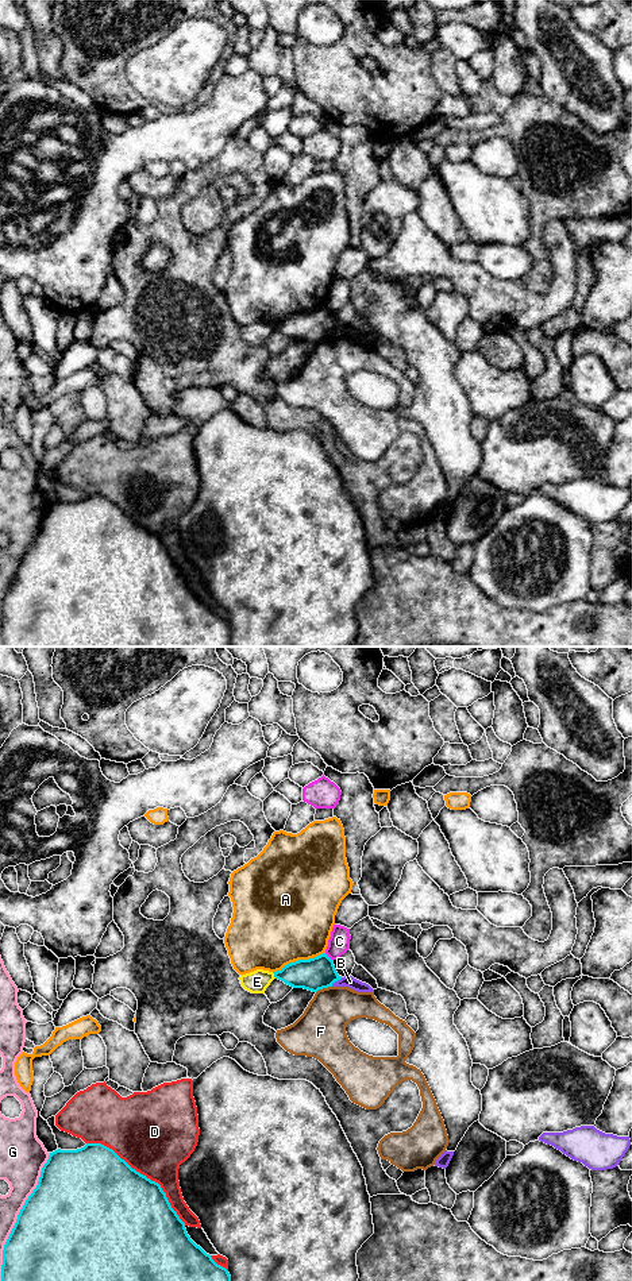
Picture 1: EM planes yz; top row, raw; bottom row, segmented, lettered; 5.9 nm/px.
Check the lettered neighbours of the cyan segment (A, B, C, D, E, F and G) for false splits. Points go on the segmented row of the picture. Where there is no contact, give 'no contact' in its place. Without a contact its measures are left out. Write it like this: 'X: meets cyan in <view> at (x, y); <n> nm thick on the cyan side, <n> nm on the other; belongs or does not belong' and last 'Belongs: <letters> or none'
A: meets cyan in yz at (299, 960); 190 nm thick on the cyan side, 500 nm on the other; does not belong
B: meets cyan in yz at (336, 980); 190 nm thick on the cyan side, 70 nm on the other; does not belong
C: meets cyan in yz at (327, 956); 190 nm thick on the cyan side, 130 nm on the other; does not belong
D: meets cyan in yz at (142, 1175); 500 nm thick on the cyan side, 460 nm on the other; does not belong
E: meets cyan in yz at (274, 975); 190 nm thick on the cyan side, 140 nm on the other; does not belong
F: meets cyan in yz at (323, 987); 190 nm thick on the cyan side, 280 nm on the other; does not belong
G: meets cyan in yz at (18, 1216); 500 nm thick on the cyan side, 200 nm on the other; does not belong
Belongs: none

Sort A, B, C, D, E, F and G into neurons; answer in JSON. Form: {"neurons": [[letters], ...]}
{"neurons": [["A"], ["B"], ["C"], ["D"], ["E"], ["F"], ["G"]]}

